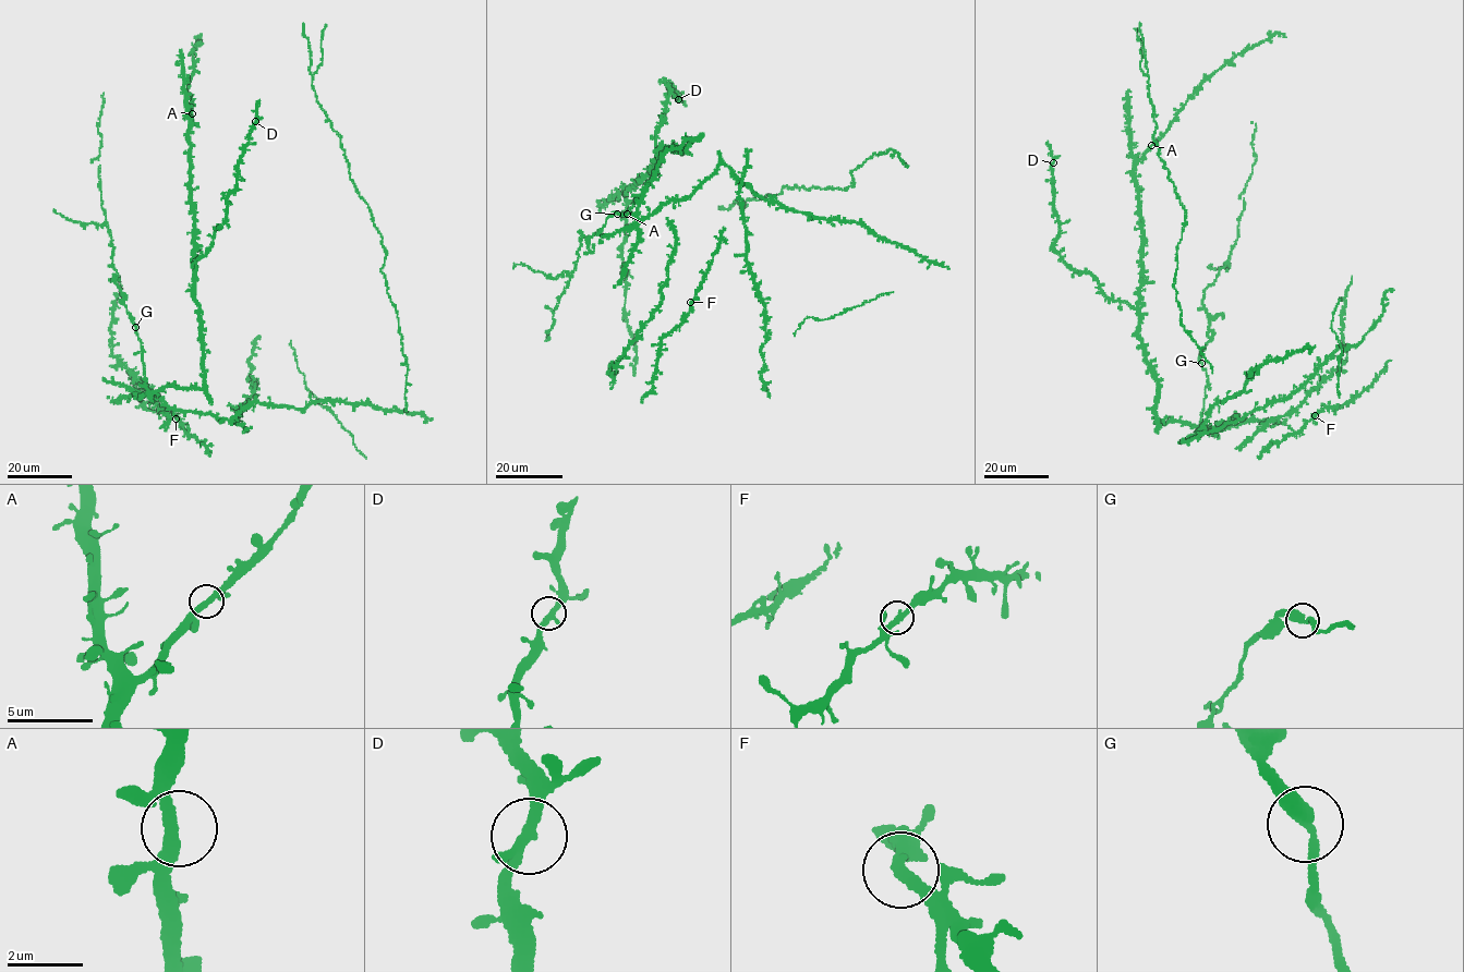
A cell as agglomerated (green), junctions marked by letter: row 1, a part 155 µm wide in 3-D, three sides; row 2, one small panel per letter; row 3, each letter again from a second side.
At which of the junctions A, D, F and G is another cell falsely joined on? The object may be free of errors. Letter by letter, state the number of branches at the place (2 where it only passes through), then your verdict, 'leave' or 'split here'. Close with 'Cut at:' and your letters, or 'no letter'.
A: 2 branches meet; leave
D: 2 branches meet; leave
F: 2 branches meet; leave
G: 2 branches meet; leave
Cut at: no letter

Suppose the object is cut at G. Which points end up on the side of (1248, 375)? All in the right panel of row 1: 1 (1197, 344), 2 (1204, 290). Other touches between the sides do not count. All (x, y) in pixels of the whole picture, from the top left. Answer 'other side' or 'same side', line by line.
1: same side
2: other side

